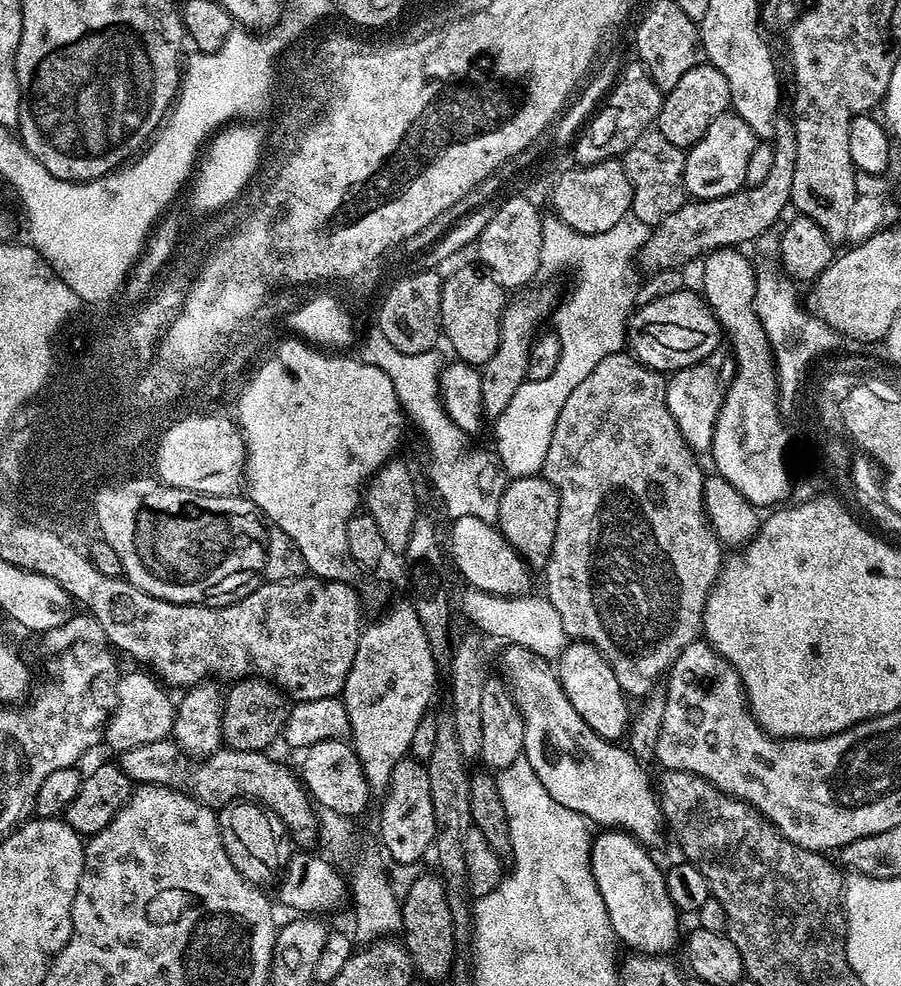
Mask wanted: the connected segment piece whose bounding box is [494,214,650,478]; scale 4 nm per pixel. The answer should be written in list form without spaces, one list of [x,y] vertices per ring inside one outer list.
[[[631,214],[623,216],[615,226],[610,226],[610,230],[602,234],[582,234],[558,219],[544,220],[539,275],[556,276],[559,272],[572,268],[576,281],[572,284],[572,293],[565,300],[563,297],[559,301],[554,312],[554,321],[556,320],[554,331],[556,337],[560,339],[558,366],[554,366],[554,374],[550,374],[550,378],[541,380],[525,380],[524,387],[516,391],[514,398],[510,398],[506,410],[502,410],[502,414],[495,417],[497,456],[495,459],[509,477],[539,476],[543,473],[546,450],[550,450],[550,434],[554,434],[554,422],[558,422],[558,414],[562,414],[562,406],[566,406],[566,398],[570,398],[570,393],[588,377],[594,366],[598,366],[598,362],[602,362],[602,358],[615,352],[625,351],[630,313],[636,304],[638,287],[636,267],[640,247],[646,242],[649,231],[650,225],[646,222],[638,222],[638,218]]]

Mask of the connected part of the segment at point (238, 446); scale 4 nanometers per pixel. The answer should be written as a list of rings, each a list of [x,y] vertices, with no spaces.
[[[188,414],[173,419],[159,433],[160,441],[156,444],[156,472],[160,483],[168,484],[171,488],[181,488],[191,492],[202,493],[206,496],[230,497],[237,495],[243,485],[244,472],[244,440],[239,428],[230,428],[224,420],[206,418],[199,420],[195,414]]]

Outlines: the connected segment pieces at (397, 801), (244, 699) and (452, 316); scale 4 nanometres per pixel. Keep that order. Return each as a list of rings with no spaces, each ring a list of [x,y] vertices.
[[[411,758],[399,760],[390,774],[390,782],[383,796],[384,805],[380,808],[380,840],[388,851],[387,859],[397,864],[420,864],[427,852],[429,855],[436,838],[430,779],[425,765]]]
[[[240,678],[231,685],[232,689],[227,689],[224,697],[224,709],[222,710],[222,738],[227,747],[234,750],[246,750],[247,752],[262,752],[271,749],[271,744],[275,740],[281,739],[284,723],[288,720],[290,711],[289,705],[284,705],[286,701],[285,693],[270,680],[263,678]]]
[[[483,267],[460,268],[440,289],[440,326],[443,339],[465,364],[482,366],[498,350],[500,320],[506,307],[506,289]]]

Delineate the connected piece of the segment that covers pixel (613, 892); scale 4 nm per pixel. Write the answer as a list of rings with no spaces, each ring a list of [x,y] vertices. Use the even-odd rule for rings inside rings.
[[[604,830],[592,842],[592,873],[598,882],[598,894],[606,902],[610,926],[621,945],[629,944],[631,951],[645,956],[663,956],[681,943],[681,913],[670,898],[664,881],[665,873],[652,861],[647,847],[619,830]]]

